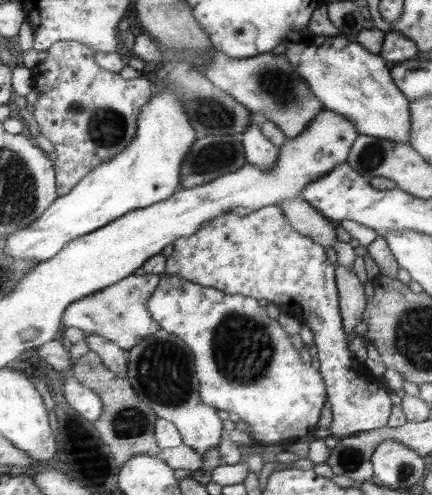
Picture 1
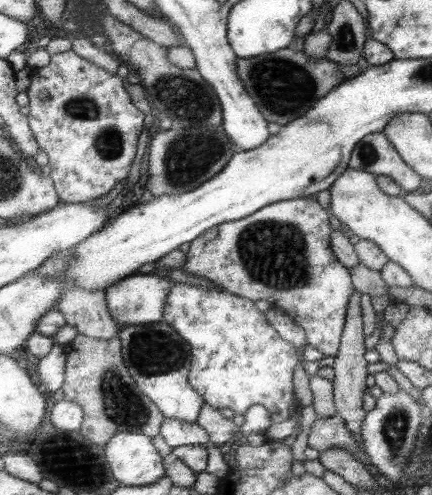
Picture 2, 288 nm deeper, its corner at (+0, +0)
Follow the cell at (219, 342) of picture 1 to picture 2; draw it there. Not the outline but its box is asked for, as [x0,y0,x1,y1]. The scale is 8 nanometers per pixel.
[161,282,297,424]

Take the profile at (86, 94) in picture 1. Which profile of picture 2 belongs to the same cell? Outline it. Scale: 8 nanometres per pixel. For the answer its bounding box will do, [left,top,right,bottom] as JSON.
[29,52,143,204]

